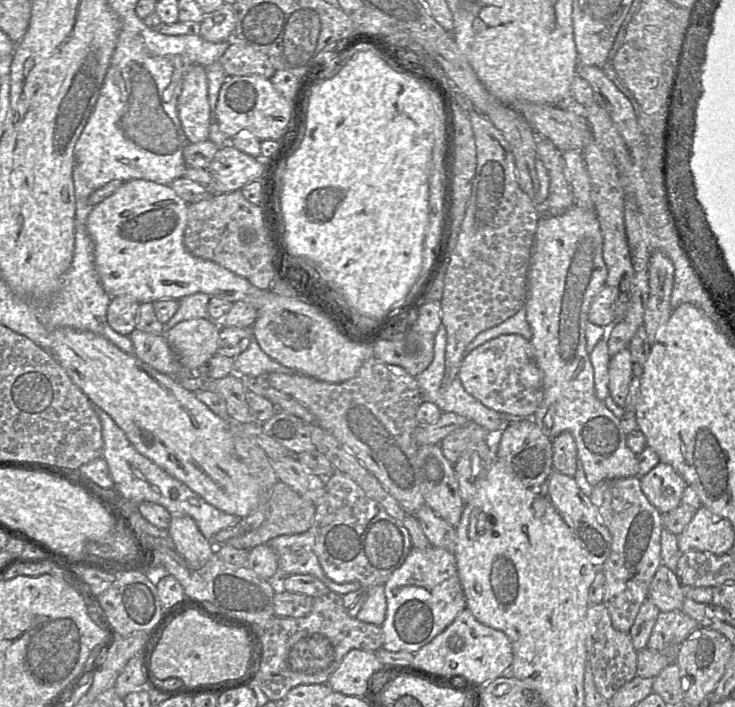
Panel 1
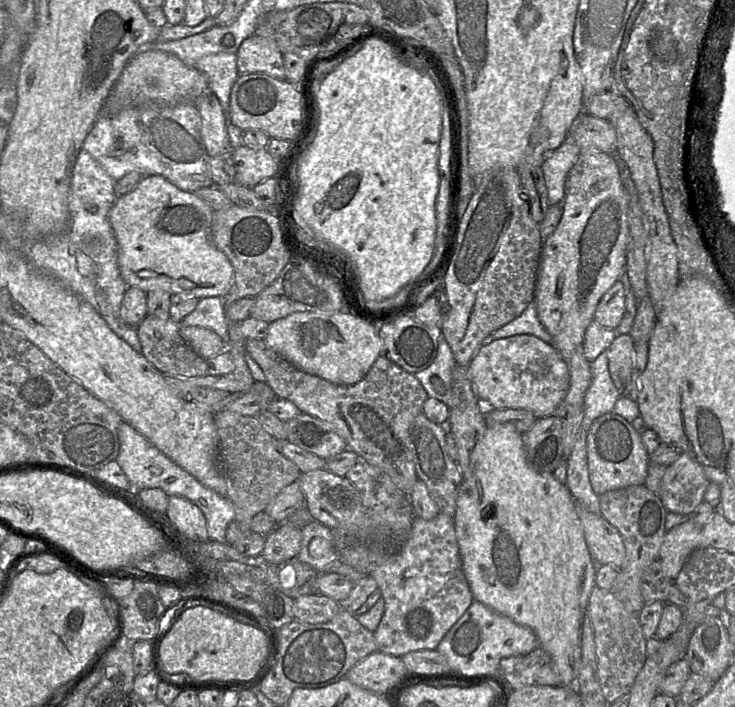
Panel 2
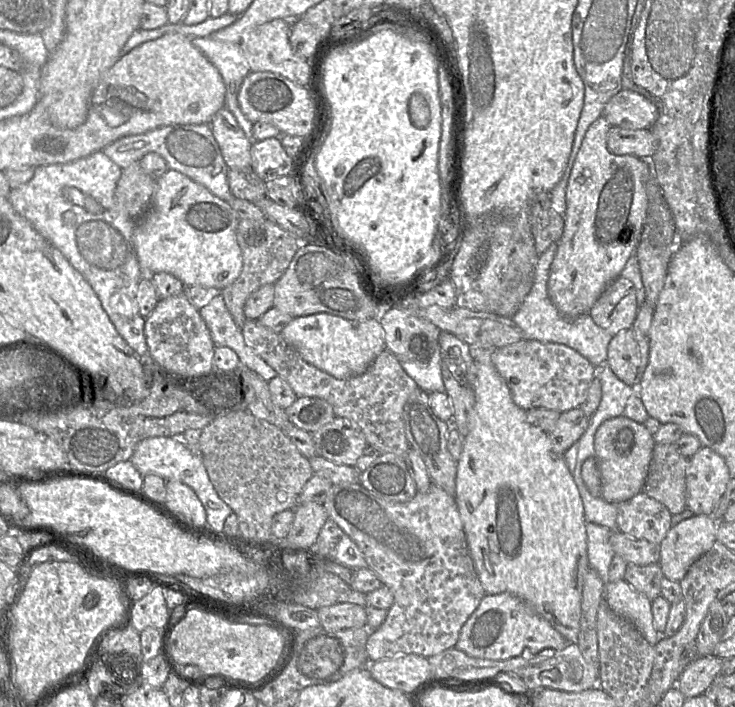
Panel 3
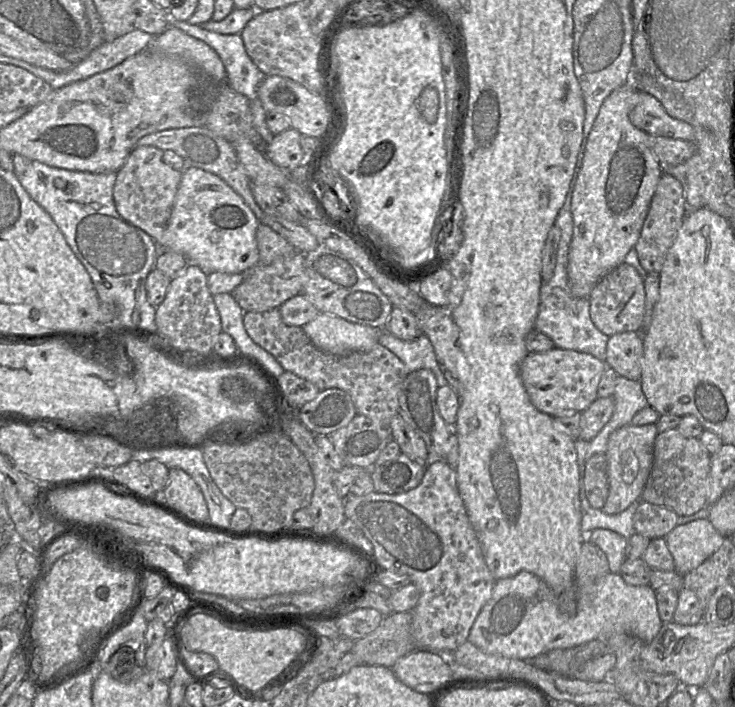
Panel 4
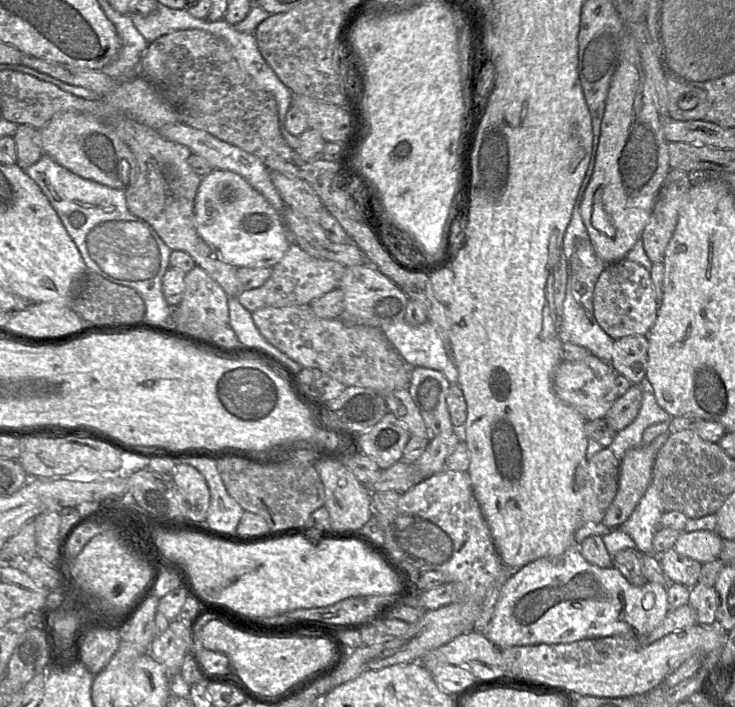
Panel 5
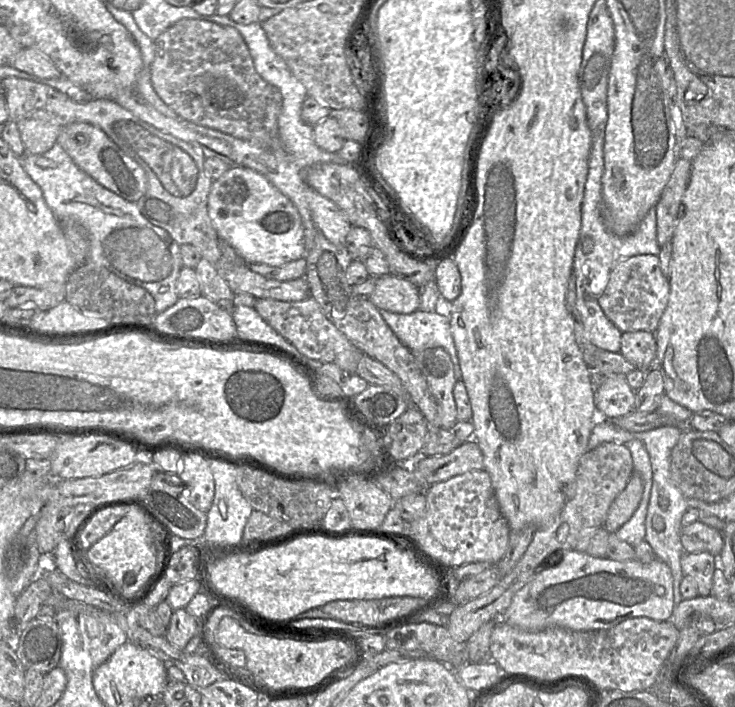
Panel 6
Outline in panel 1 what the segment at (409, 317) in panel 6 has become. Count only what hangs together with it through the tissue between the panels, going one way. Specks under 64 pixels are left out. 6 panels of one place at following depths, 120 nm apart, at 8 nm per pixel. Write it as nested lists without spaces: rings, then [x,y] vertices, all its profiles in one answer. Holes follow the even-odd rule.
[[[441,325],[434,335],[434,356],[432,362],[423,372],[415,377],[420,386],[421,392],[423,393],[423,401],[430,401],[436,404],[442,413],[452,412],[464,416],[470,422],[483,427],[493,437],[496,437],[505,425],[505,417],[499,412],[487,408],[480,401],[466,392],[458,377],[453,379],[449,384],[443,384],[446,344],[446,330],[445,327]]]

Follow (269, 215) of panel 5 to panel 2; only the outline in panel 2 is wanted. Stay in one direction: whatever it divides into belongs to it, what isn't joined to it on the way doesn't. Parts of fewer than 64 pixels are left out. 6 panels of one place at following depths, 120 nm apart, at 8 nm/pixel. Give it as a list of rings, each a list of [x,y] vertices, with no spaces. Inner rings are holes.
[[[161,175],[144,177],[131,192],[119,196],[109,211],[109,222],[118,245],[118,266],[128,287],[148,293],[163,290],[171,295],[185,295],[197,299],[223,298],[234,284],[231,262],[214,245],[211,224],[214,210],[193,192],[183,191]]]

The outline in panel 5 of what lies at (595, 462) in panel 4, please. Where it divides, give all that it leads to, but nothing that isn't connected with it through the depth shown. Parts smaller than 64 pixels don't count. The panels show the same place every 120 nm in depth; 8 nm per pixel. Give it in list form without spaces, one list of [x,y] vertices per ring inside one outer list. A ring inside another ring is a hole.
[[[607,447],[588,461],[587,473],[580,525],[602,523],[618,491],[620,460]]]

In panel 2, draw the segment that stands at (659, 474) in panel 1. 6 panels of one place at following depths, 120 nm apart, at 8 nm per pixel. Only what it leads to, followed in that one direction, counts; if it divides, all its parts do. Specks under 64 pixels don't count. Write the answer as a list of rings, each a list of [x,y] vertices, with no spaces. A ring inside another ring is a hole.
[[[682,453],[666,467],[658,496],[667,511],[689,516],[703,502],[709,484],[700,463]]]

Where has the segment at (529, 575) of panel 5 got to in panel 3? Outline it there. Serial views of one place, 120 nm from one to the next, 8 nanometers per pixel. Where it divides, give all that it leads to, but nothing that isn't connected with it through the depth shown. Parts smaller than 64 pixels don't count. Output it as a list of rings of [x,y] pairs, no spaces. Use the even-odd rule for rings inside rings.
[[[624,579],[605,584],[604,601],[613,612],[629,620],[650,645],[656,645],[661,635],[653,625],[652,601]],[[503,592],[500,594],[494,594],[494,595],[485,595],[477,609],[473,612],[473,614],[469,617],[469,619],[466,621],[466,623],[463,625],[459,639],[457,641],[457,644],[455,648],[465,652],[466,654],[477,657],[477,658],[483,658],[488,660],[507,660],[514,657],[519,657],[522,654],[538,654],[545,650],[563,650],[566,647],[568,647],[571,643],[567,641],[545,618],[537,614],[535,611],[533,611],[528,605],[526,605],[521,599],[518,597],[512,595],[508,592]]]

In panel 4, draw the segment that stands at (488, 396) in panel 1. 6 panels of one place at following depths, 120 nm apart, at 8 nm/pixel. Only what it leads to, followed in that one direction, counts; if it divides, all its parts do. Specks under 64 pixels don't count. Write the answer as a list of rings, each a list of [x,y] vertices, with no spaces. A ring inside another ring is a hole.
[[[555,347],[547,352],[529,353],[519,373],[531,403],[539,411],[559,417],[581,414],[598,399],[598,385],[607,368],[606,361],[591,354]]]

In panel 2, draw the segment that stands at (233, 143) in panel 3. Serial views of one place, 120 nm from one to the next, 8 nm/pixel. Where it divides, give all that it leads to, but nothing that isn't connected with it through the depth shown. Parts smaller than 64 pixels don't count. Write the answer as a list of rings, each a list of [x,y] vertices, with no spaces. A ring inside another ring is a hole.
[[[211,91],[195,103],[201,117],[201,138],[210,157],[231,154],[233,148],[226,128],[223,108]]]

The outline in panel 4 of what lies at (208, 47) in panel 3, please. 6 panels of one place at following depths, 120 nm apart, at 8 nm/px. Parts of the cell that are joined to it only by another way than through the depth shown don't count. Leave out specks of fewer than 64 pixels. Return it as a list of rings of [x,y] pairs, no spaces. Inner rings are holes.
[[[172,21],[171,25],[180,29],[187,35],[200,40],[211,47],[219,56],[227,72],[226,83],[236,92],[246,96],[250,100],[250,108],[253,115],[253,127],[270,144],[275,135],[269,130],[266,123],[266,110],[258,97],[258,88],[266,75],[257,67],[248,55],[240,34],[218,34],[203,29],[200,25],[191,25],[187,21]]]

